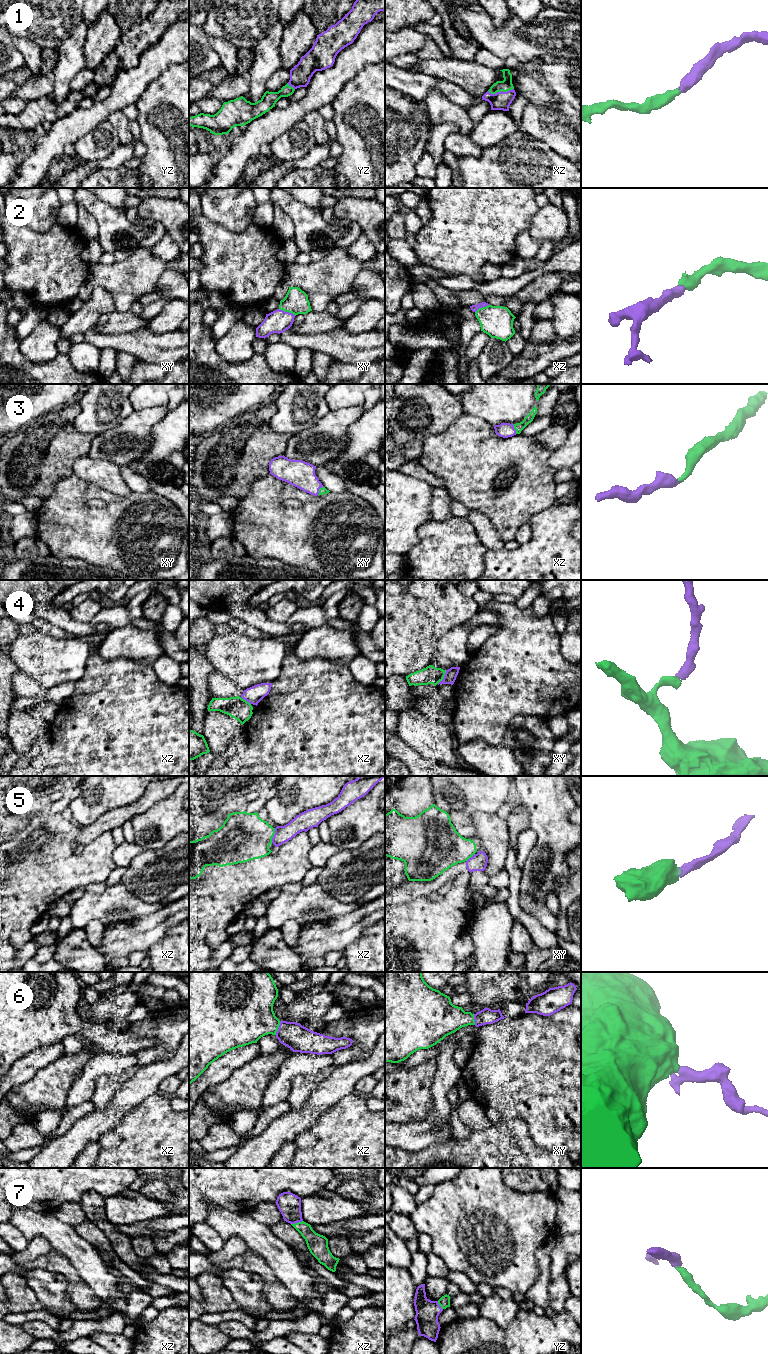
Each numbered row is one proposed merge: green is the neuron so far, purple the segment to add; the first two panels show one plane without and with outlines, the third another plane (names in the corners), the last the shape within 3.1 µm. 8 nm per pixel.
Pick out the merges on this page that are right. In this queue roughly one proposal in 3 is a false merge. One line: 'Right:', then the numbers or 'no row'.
Right: 1, 2, 3, 6, 7

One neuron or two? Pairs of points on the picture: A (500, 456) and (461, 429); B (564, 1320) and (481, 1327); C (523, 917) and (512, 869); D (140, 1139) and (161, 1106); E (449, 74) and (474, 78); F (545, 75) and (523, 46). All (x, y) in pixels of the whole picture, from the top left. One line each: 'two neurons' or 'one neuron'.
A: one neuron
B: one neuron
C: one neuron
D: one neuron
E: one neuron
F: two neurons

